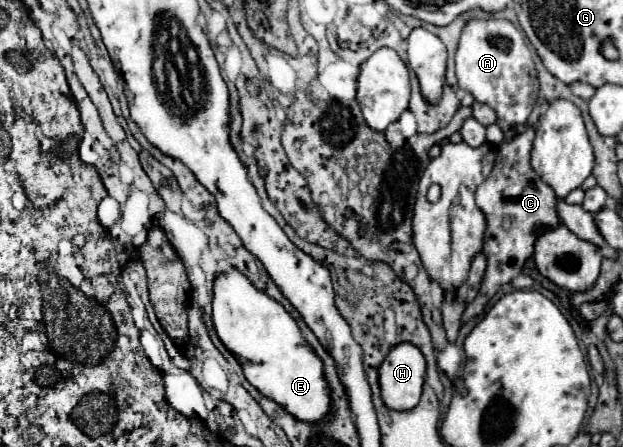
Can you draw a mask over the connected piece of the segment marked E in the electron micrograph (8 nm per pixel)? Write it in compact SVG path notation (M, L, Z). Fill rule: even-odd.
M235 267L219 271L213 279L213 327L221 343L239 361L247 381L265 397L287 407L287 411L291 411L291 415L295 415L299 421L315 423L327 417L331 397L327 391L327 381L323 379L323 363L311 351L311 345L301 337L301 329L297 327L295 319L283 309L283 305L265 295L263 291L255 289L253 283Z

